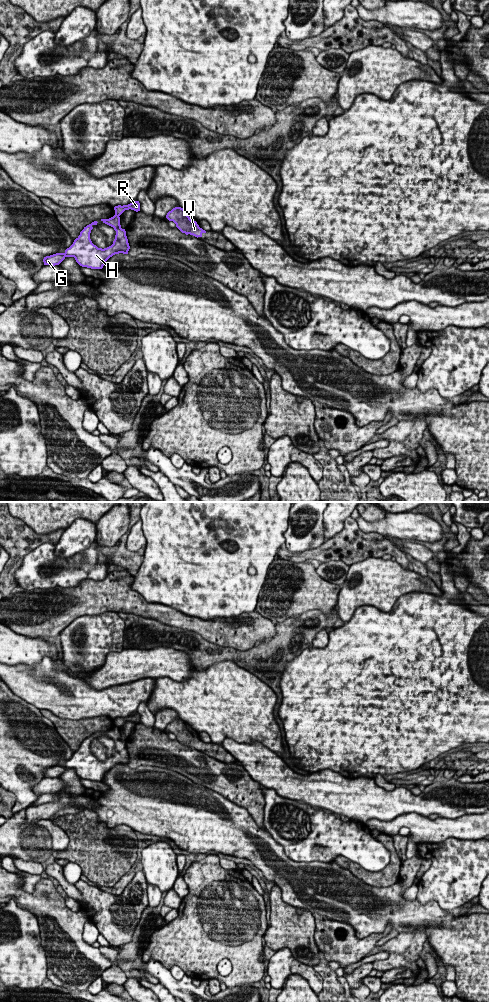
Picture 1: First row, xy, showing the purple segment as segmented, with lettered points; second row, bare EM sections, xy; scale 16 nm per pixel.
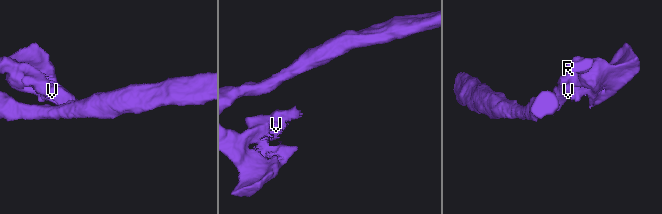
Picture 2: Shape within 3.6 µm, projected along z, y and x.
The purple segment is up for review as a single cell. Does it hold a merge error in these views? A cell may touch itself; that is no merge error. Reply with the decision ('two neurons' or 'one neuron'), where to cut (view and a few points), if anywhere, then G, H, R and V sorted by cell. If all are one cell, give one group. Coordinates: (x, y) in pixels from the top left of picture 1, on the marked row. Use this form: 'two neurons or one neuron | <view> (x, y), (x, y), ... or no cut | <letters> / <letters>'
two neurons | xy (115, 213), (119, 215) | G H / R V

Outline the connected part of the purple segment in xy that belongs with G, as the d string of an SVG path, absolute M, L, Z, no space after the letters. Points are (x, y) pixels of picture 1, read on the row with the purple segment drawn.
M114 215L109 219L101 221L116 231L113 244L107 248L98 248L90 239L90 233L93 225L97 221L84 227L80 235L74 240L73 244L65 250L64 253L56 253L46 256L43 259L44 265L59 265L66 257L74 257L76 262L82 266L91 269L102 269L105 262L115 254L128 254L130 249L125 229L121 228L119 215Z

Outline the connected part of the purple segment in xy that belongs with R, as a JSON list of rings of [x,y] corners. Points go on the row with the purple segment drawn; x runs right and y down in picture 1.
[[[139,201],[132,202],[132,203],[128,204],[128,205],[123,205],[123,206],[118,205],[118,206],[115,206],[115,207],[114,207],[115,214],[116,214],[116,215],[119,215],[119,216],[120,216],[125,210],[129,210],[129,209],[134,210],[134,211],[136,211],[136,212],[140,211],[140,203],[139,203]]]

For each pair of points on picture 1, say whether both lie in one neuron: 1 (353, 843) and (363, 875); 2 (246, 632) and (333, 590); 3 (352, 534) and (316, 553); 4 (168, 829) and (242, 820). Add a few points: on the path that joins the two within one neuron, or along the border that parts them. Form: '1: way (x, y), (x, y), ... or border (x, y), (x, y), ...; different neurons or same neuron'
1: border (338, 856), (344, 856), (370, 871), (383, 869); different neurons
2: border (255, 609), (274, 623); different neurons
3: way (345, 543), (341, 547), (331, 549), (325, 553); same neuron
4: way (186, 822), (224, 822); same neuron

